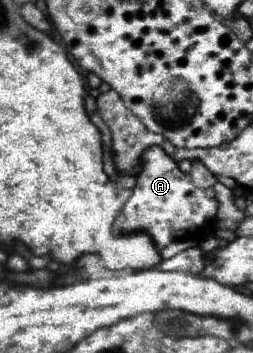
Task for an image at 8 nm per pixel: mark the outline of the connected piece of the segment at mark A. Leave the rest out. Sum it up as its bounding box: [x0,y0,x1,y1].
[115,147,217,249]

